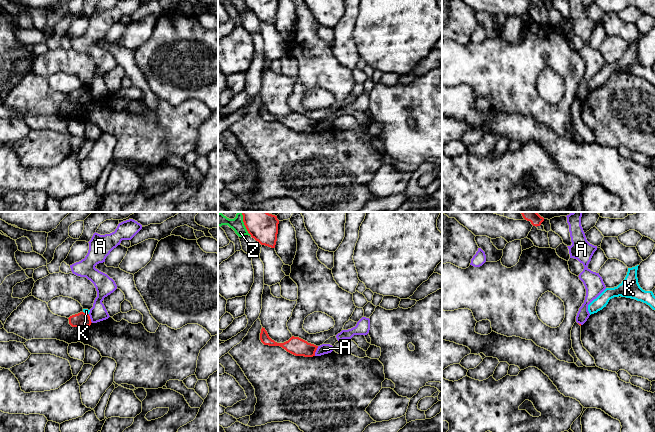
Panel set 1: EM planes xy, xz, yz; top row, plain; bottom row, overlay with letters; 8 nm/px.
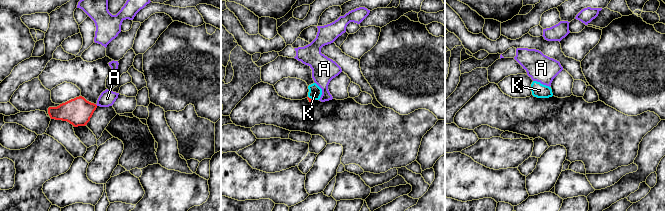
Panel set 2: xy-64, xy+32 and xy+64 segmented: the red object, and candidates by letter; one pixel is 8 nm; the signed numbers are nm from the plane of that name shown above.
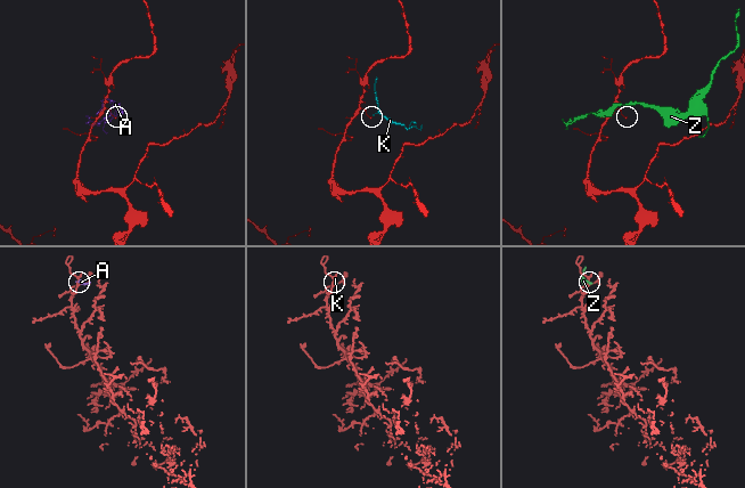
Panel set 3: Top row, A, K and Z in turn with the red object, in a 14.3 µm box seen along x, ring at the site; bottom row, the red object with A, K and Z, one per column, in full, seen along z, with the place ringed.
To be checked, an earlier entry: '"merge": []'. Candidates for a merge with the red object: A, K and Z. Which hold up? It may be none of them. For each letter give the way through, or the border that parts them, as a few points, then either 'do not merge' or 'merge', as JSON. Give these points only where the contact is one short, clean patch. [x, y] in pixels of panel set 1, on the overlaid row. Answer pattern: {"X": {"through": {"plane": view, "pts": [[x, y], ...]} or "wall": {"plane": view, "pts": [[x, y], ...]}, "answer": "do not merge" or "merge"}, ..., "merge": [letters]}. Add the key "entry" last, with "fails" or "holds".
{"A": {"answer": "do not merge"}, "K": {"wall": {"plane": "xy", "pts": [[83, 311], [88, 314]]}, "answer": "do not merge"}, "Z": {"answer": "do not merge"}, "merge": [], "entry": "holds"}

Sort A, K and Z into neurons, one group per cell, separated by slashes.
A / K / Z

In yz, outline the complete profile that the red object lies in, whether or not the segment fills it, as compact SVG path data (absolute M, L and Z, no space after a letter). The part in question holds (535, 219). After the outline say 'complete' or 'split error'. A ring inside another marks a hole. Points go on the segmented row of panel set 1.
M520 212L523 218L527 221L530 221L533 226L540 226L544 221L544 218L541 217L537 212Z; complete

